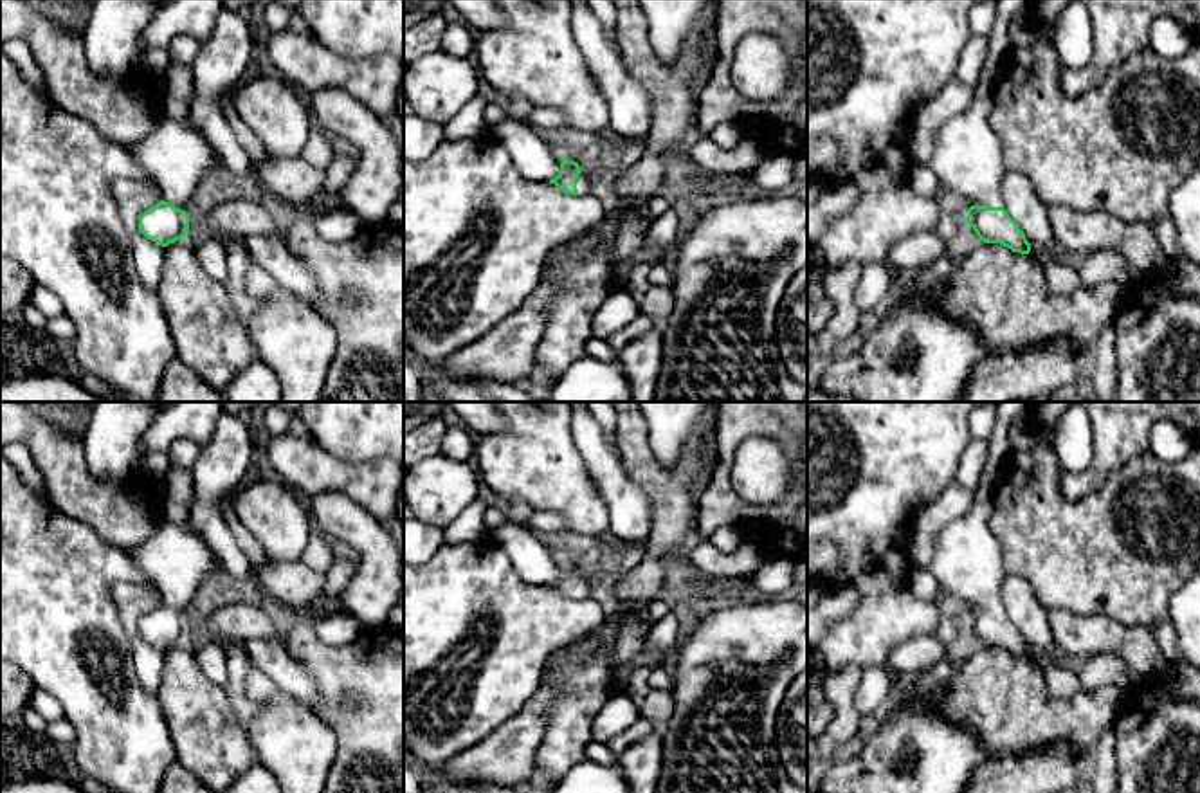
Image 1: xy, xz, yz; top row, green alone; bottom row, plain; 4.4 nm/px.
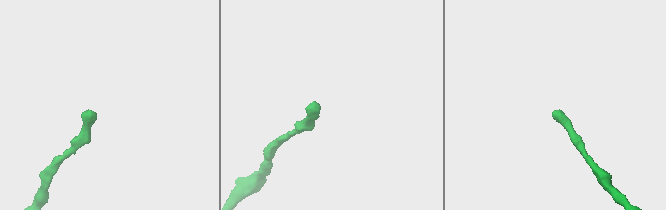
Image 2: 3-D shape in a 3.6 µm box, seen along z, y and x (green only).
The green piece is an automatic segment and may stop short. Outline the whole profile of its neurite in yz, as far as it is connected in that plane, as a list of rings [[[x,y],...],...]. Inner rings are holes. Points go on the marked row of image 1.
[[[996,0],[996,23],[978,87],[968,110],[951,117],[935,135],[930,168],[941,186],[969,202],[966,223],[980,242],[1000,243],[1013,252],[1029,254],[1020,225],[1000,205],[1000,180],[1005,173],[1005,153],[991,126],[993,92],[1004,56],[1013,47],[1009,23],[1027,0]]]

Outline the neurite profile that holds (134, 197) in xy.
[[[117,178],[112,193],[119,216],[133,245],[135,272],[148,290],[160,285],[166,247],[148,240],[139,229],[139,216],[159,204],[162,198],[155,186],[146,180]]]

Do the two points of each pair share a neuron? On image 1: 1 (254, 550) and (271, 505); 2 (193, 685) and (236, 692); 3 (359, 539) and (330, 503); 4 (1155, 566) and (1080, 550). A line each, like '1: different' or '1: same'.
1: different
2: different
3: same
4: same

